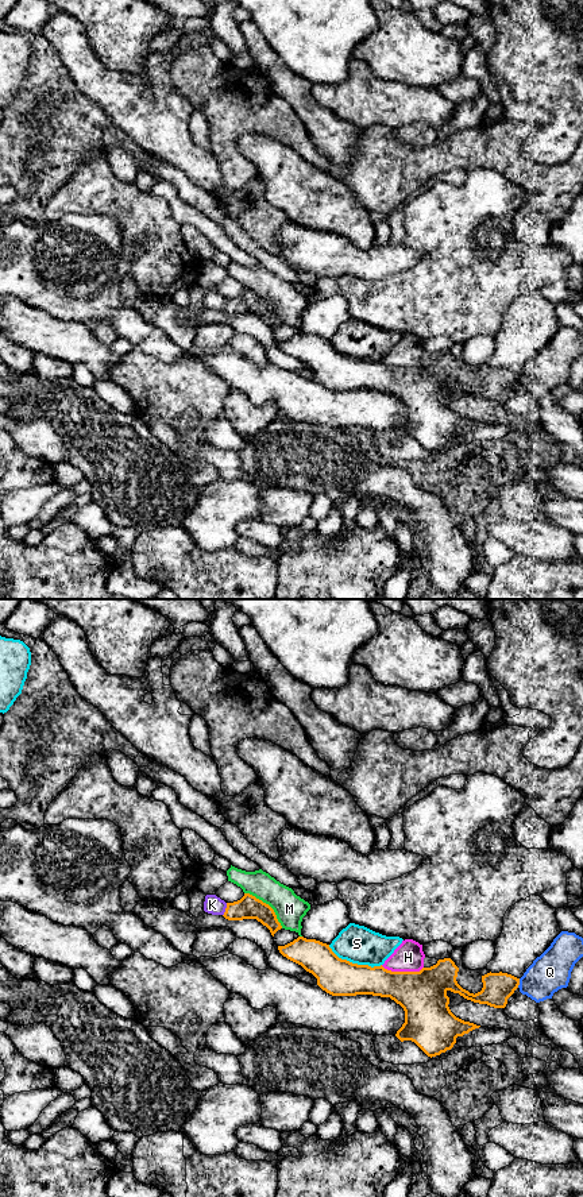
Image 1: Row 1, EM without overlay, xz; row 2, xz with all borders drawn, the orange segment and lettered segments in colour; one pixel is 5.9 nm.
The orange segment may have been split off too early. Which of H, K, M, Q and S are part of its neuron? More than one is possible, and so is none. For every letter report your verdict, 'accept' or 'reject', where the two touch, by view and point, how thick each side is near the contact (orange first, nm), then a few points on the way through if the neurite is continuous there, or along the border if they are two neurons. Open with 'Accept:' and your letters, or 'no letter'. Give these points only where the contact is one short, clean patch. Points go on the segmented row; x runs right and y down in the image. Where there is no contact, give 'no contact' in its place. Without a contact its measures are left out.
Accept: no letter
H: reject; contact xz (402, 972); calibres 280 and 180 nm; border xz (381, 965), (392, 970), (420, 970), (423, 968)
K: reject; contact xz (226, 910); calibres 140 and 110 nm
M: reject; contact xz (267, 904); calibres 140 and 180 nm
Q: reject; contact xz (518, 983); calibres 180 and 240 nm
S: reject; contact xz (354, 964); calibres 220 and 220 nm

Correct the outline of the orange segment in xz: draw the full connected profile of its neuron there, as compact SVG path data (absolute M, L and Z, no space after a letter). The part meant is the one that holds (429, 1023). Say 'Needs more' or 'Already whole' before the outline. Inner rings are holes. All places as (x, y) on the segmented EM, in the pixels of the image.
Already whole. M304 937L278 950L312 973L317 985L332 996L372 995L394 1000L405 1011L405 1023L395 1036L414 1042L431 1058L451 1050L457 1036L480 1027L451 1012L448 991L474 1003L505 1008L520 985L520 978L511 974L490 972L482 976L483 988L474 995L457 984L459 968L451 958L420 972L391 972L382 965L371 968L341 959L329 945Z

